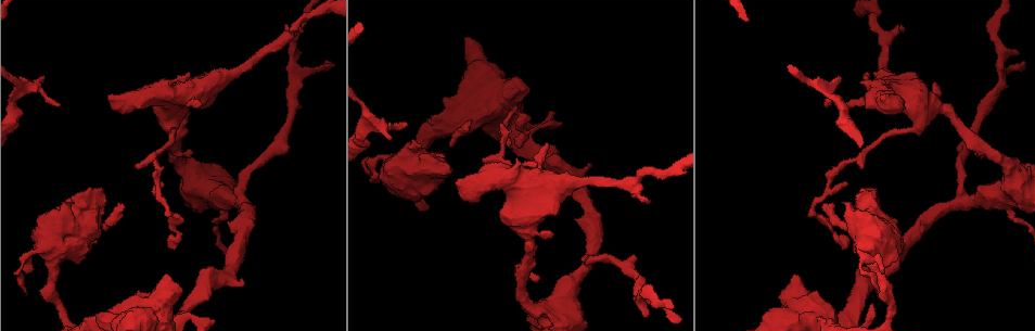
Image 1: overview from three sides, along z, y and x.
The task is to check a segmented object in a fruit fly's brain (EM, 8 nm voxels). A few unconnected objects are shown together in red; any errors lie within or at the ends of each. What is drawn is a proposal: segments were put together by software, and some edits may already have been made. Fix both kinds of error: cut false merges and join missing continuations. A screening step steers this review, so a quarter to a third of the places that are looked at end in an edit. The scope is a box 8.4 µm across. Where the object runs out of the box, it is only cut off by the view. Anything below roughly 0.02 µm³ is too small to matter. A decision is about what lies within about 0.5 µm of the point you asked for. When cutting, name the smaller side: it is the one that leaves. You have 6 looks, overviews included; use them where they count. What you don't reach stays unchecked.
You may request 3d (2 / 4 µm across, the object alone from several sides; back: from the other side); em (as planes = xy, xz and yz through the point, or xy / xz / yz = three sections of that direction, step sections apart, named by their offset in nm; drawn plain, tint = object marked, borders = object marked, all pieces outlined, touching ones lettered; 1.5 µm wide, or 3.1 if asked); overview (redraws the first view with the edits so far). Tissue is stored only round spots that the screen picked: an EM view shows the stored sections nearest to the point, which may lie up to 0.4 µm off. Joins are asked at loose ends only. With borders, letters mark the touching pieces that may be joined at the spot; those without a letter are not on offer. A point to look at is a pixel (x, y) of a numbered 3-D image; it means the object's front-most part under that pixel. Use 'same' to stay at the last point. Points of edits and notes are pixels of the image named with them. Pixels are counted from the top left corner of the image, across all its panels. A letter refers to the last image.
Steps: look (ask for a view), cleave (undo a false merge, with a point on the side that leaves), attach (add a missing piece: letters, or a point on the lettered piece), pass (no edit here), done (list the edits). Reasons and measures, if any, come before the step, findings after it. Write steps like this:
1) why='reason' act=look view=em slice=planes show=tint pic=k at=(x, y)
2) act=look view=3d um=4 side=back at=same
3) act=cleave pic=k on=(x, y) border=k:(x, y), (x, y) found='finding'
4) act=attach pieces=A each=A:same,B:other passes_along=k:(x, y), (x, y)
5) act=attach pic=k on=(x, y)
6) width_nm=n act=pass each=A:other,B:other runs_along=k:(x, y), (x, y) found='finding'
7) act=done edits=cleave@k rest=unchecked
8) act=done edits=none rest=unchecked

why='thick end' act=look view=em slice=planes show=borders pic=1 at=(592, 165)

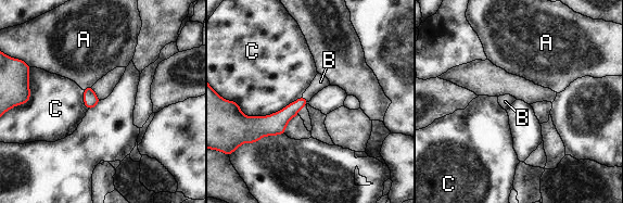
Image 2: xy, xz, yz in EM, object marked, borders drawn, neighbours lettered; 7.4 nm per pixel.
longest_contact=C:500nm act=attach pieces=B each=A:other,B:same,C:other passes_along=2:(279, 119), (305, 98), (320, 81) found='the cell continues'

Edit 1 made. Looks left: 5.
why='see it whole again' act=look view=overview

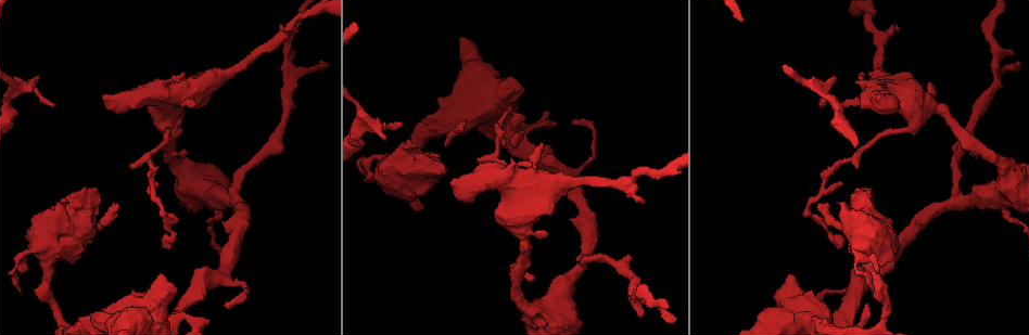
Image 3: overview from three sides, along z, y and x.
why='free end' act=look view=em slice=planes show=borders pic=3 at=(842, 103)

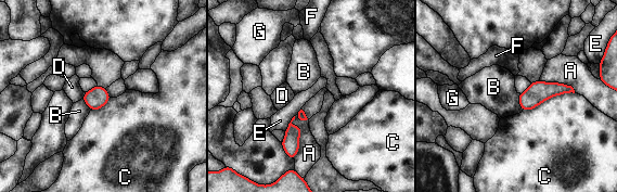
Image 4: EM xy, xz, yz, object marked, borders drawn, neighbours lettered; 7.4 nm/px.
act=pass each=A:other,B:other,C:other,D:other,E:other,F:other,G:other runs_along=4:(301, 114), (291, 122), (291, 155) found='none of them fits'

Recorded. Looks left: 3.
act=done edits=attach@2 rest=unchecked

